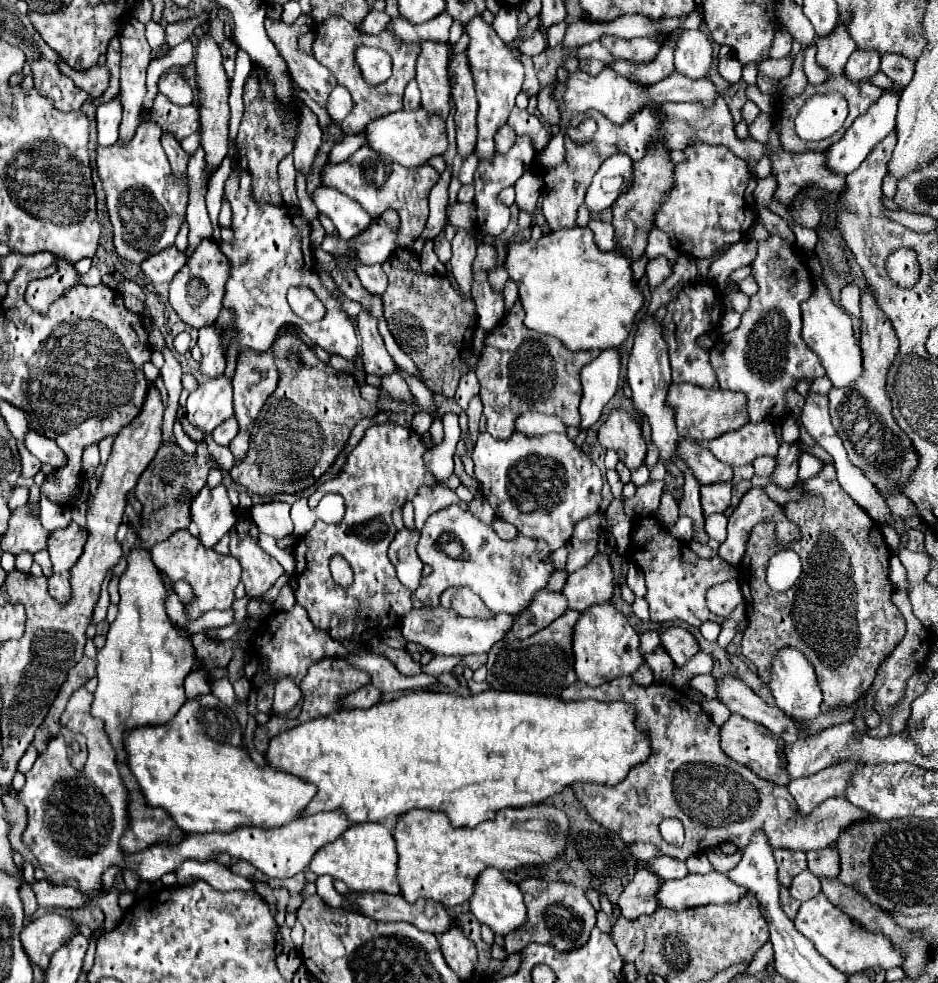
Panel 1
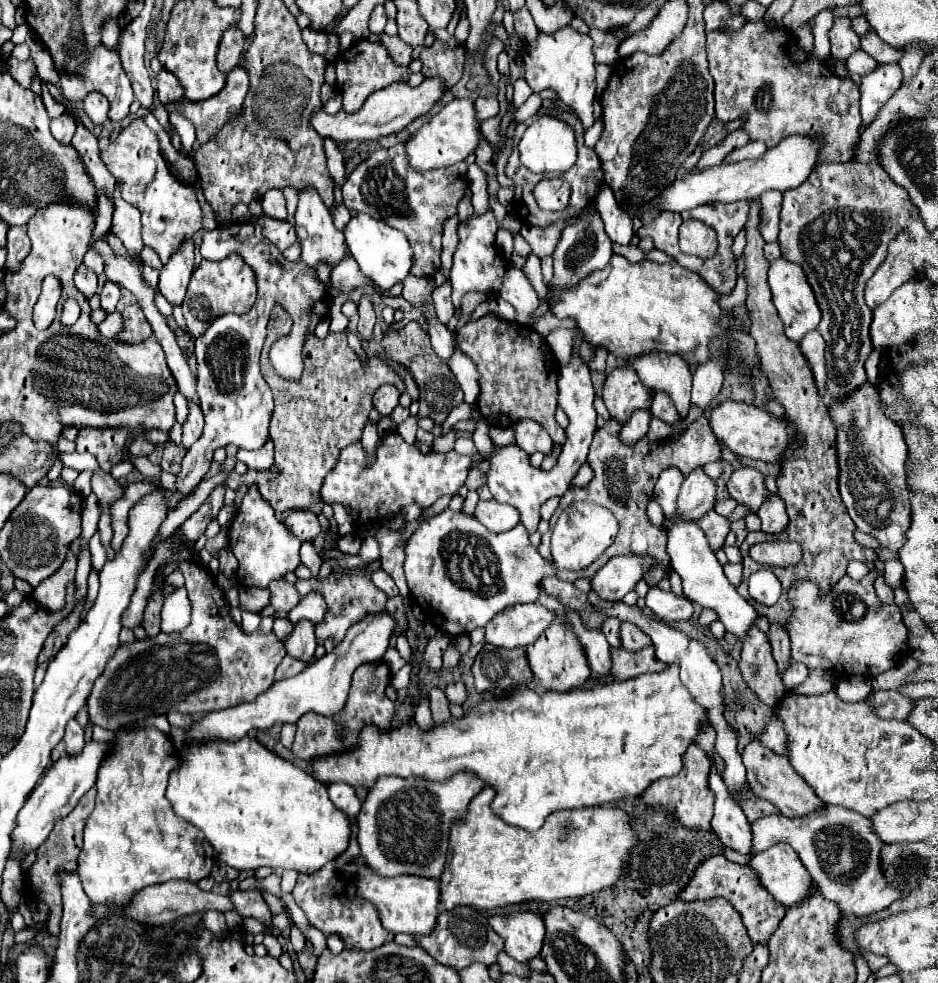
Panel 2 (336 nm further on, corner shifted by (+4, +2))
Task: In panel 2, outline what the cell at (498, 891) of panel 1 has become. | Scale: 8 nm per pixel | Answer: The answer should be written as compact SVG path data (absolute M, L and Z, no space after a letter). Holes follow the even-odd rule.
M514 912L508 916L490 916L492 930L504 940L504 952L518 962L538 956L544 940L544 922L536 912Z

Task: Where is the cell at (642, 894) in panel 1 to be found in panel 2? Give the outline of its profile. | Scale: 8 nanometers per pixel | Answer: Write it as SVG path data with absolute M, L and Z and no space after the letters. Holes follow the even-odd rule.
M710 856L704 858L698 868L694 870L694 876L690 882L678 892L674 902L692 902L692 900L708 900L708 898L726 898L740 914L744 920L744 926L748 930L748 936L752 942L768 942L772 932L778 928L780 920L786 914L786 906L780 902L774 902L774 898L762 890L762 886L756 880L756 874L750 870L750 866L742 866L736 862L726 860L724 856Z

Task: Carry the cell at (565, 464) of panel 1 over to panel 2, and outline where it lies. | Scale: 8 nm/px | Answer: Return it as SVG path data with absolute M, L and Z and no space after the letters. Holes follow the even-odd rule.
M574 360L568 366L564 366L560 370L560 378L558 378L558 390L560 390L560 408L564 408L564 412L570 418L570 424L566 428L568 440L562 446L562 454L558 458L558 464L552 470L540 470L534 468L530 464L530 456L518 448L516 444L510 446L492 446L492 452L488 456L490 462L490 470L486 474L488 482L486 486L490 488L492 496L498 502L506 502L512 504L520 510L522 516L522 524L526 526L526 530L532 534L538 530L538 522L540 522L540 506L550 500L552 496L560 496L570 488L572 478L576 476L576 472L580 470L580 466L586 462L588 456L588 448L592 442L592 436L596 432L596 410L594 410L594 388L592 388L592 380L590 380L590 370L588 366L582 364L582 360Z

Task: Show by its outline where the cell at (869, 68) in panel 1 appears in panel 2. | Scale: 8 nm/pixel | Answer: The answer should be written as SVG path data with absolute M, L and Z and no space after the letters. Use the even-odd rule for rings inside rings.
M836 18L830 30L830 44L832 44L832 58L834 60L848 60L856 50L860 50L860 36L850 28L848 18Z

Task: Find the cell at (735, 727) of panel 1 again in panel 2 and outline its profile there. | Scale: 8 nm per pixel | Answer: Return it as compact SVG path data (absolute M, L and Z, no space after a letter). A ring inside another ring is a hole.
M760 740L750 742L744 752L742 752L742 760L748 772L748 782L750 782L750 790L762 798L772 802L780 814L788 816L788 818L796 818L796 816L804 816L812 810L822 808L822 800L814 794L812 786L806 784L806 780L800 774L794 774L794 768L790 766L790 760L786 756L774 754L772 750L766 752L766 748L762 746Z

